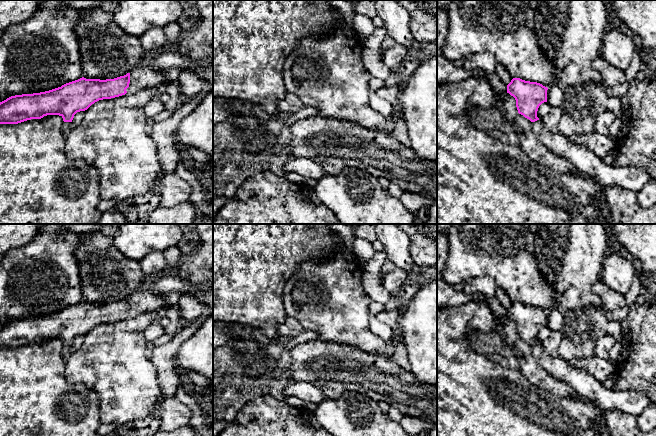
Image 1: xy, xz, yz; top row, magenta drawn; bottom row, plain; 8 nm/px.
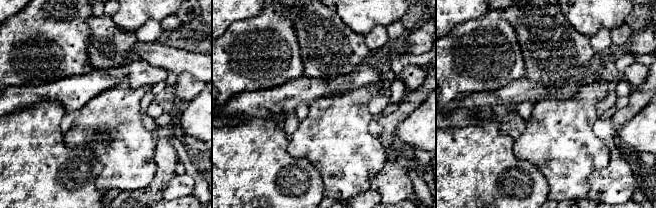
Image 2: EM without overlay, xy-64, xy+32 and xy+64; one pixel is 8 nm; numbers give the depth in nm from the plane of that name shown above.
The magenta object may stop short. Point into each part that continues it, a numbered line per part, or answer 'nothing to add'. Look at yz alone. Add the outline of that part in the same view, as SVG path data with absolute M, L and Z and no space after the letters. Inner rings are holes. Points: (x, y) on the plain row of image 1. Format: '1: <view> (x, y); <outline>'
1: yz (631, 402); M541 344L532 346L531 354L547 372L566 382L581 397L591 401L605 412L618 409L637 417L651 404L647 396L636 391L619 391L606 388L585 369L577 368L567 360L552 357L545 353Z

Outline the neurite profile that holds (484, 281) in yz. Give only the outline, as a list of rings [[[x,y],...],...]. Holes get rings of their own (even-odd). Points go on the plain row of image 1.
[[[489,276],[475,277],[469,280],[463,291],[467,294],[479,294],[484,297],[492,297],[495,294],[497,285]]]

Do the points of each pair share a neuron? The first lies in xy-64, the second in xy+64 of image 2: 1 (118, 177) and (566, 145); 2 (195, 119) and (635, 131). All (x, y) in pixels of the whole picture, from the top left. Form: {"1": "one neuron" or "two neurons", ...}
{"1": "one neuron", "2": "one neuron"}

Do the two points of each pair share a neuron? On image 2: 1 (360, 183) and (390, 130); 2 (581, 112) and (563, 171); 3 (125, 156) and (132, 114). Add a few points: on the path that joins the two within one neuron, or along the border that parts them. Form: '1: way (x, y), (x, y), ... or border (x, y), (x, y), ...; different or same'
1: border (377, 137), (384, 149), (386, 161); different
2: way (566, 127), (564, 129), (564, 156); same
3: way (129, 146), (129, 124); same

